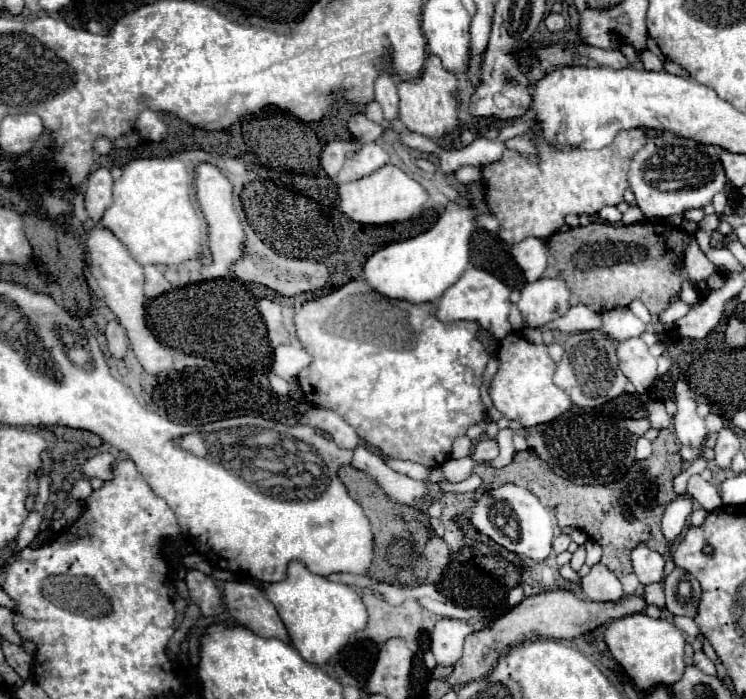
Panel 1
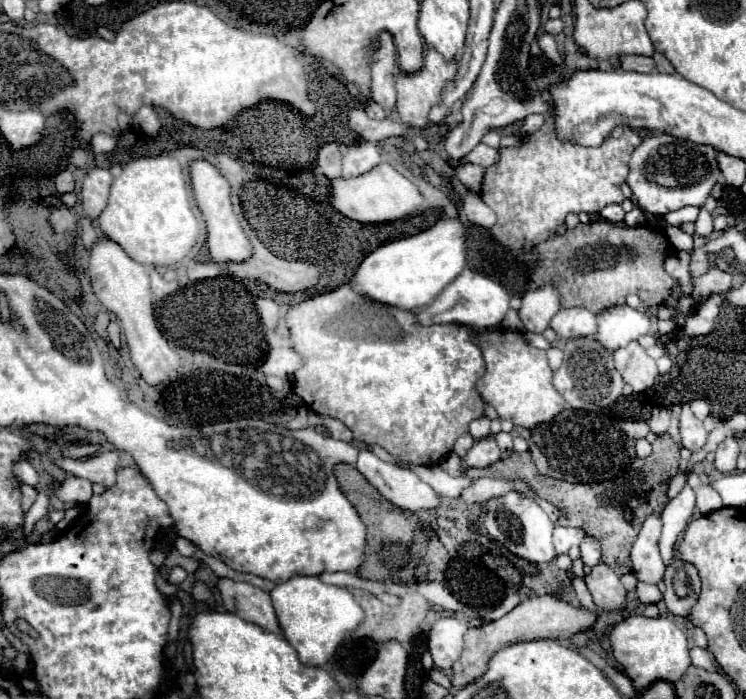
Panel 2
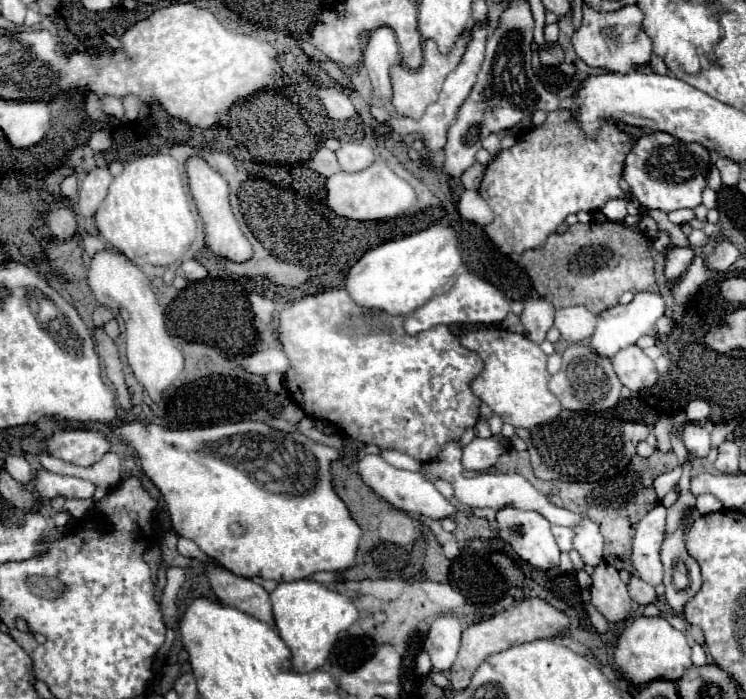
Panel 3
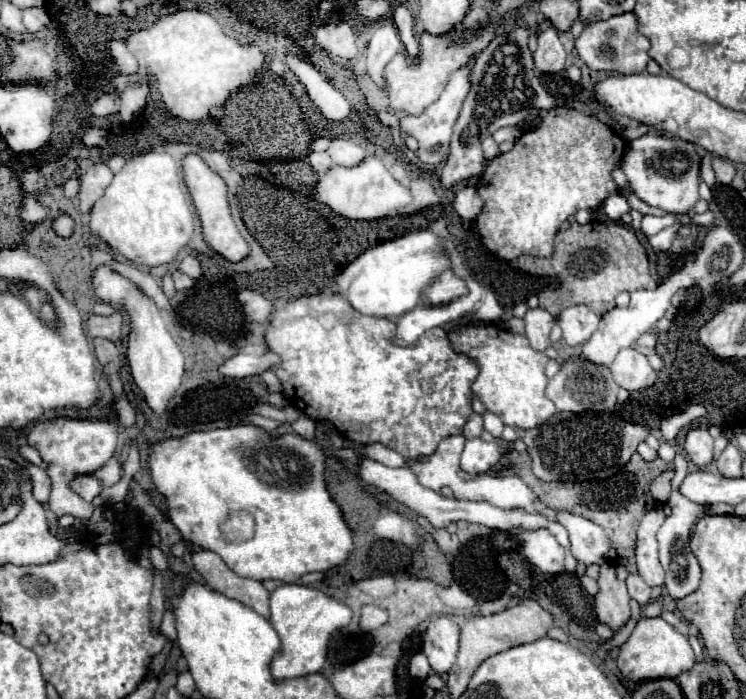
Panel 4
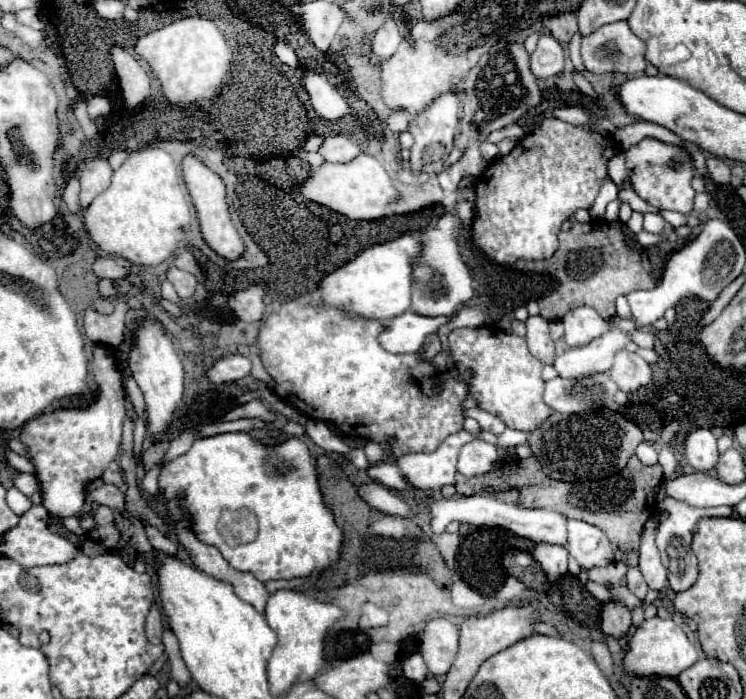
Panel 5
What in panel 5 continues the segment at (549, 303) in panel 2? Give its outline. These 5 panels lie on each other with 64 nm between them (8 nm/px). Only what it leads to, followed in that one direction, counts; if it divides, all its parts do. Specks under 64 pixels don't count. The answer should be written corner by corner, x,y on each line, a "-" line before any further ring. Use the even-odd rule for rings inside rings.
528,316
526,320
526,340
528,340
528,348
532,352
532,356
536,356
538,360
542,360
544,364
552,364
556,350
554,350
554,342
548,334
550,328
550,320
544,316

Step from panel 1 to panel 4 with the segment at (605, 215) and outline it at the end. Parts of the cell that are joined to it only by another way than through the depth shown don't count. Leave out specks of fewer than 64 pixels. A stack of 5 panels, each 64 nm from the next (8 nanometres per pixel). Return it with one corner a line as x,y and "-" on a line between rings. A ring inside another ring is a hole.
616,194
616,196
610,196
606,202
604,202
604,214
610,218
610,220
620,220
622,214
626,214
630,210
626,198
622,194

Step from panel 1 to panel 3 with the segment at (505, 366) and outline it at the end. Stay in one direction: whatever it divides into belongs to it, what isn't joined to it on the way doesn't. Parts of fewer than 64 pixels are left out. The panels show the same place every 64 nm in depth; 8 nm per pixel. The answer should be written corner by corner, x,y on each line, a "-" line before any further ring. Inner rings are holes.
484,326
464,334
462,344
484,360
484,372
472,382
472,392
492,408
496,416
514,428
534,428
556,418
562,410
560,400
550,392
546,354
524,334
514,334
498,326

